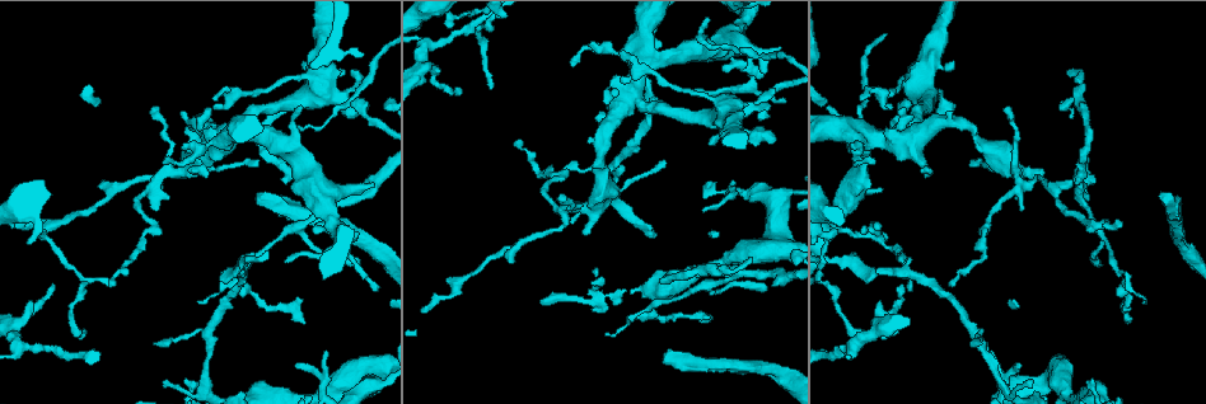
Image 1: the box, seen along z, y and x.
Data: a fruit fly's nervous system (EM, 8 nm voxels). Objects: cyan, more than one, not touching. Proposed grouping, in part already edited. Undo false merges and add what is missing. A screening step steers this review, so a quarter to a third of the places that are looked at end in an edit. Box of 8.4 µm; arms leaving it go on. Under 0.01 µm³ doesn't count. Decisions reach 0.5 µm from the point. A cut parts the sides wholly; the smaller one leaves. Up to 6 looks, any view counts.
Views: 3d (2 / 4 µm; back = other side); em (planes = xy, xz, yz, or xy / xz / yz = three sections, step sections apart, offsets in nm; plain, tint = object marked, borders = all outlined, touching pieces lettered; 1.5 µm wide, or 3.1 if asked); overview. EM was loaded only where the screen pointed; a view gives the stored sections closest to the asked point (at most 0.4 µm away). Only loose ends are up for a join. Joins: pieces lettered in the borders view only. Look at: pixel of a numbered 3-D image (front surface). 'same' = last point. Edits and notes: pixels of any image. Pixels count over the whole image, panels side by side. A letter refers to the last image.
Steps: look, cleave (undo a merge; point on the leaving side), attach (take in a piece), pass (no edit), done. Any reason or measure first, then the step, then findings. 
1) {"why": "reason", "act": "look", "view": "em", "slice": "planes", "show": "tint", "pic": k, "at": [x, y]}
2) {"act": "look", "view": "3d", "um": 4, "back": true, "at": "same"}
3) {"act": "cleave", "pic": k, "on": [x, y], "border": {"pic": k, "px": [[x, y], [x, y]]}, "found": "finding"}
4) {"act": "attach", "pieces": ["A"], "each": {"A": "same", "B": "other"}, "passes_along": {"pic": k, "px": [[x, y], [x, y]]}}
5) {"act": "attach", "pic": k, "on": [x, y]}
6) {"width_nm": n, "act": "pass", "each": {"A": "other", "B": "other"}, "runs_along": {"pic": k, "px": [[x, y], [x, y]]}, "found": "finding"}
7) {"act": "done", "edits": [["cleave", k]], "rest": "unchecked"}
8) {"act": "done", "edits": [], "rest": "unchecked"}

{"why": "thin end", "act": "look", "view": "em", "um": 3.1, "slice": "xz", "step": 8, "show": "borders", "pic": 1, "at": [514, 262]}

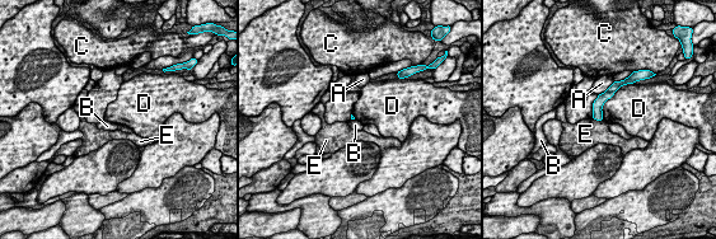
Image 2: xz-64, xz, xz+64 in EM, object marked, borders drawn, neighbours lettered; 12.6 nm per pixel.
{"act": "pass", "each": {"A": "other", "B": "other", "C": "other", "D": "other", "E": "other"}, "border": {"pic": 2, "px": [[630, 83], [603, 104], [603, 120]]}, "found": "no lettered piece goes on from it"}

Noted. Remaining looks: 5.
{"why": "an open end", "act": "look", "view": "3d", "um": 2, "pic": 1, "at": [1171, 195]}

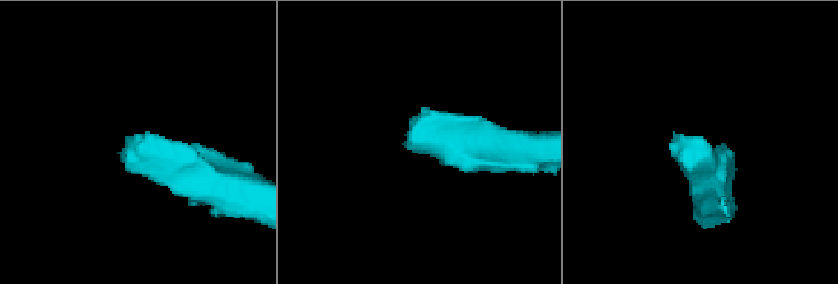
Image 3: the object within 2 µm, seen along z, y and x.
{"act": "look", "view": "em", "slice": "planes", "show": "borders", "pic": 3, "at": [125, 146]}

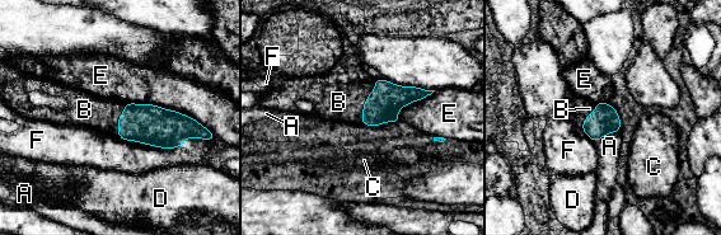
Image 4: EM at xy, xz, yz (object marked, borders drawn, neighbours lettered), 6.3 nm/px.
{"act": "attach", "pieces": ["B"], "each": {"A": "other", "B": "same", "C": "other", "D": "other", "E": "other", "F": "other"}, "passes_along": {"pic": 4, "px": [[383, 103], [365, 102], [338, 102]]}, "found": "the cell continues"}

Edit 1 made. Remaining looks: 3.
{"act": "done", "edits": [["attach", 4]], "rest": "unchecked"}

